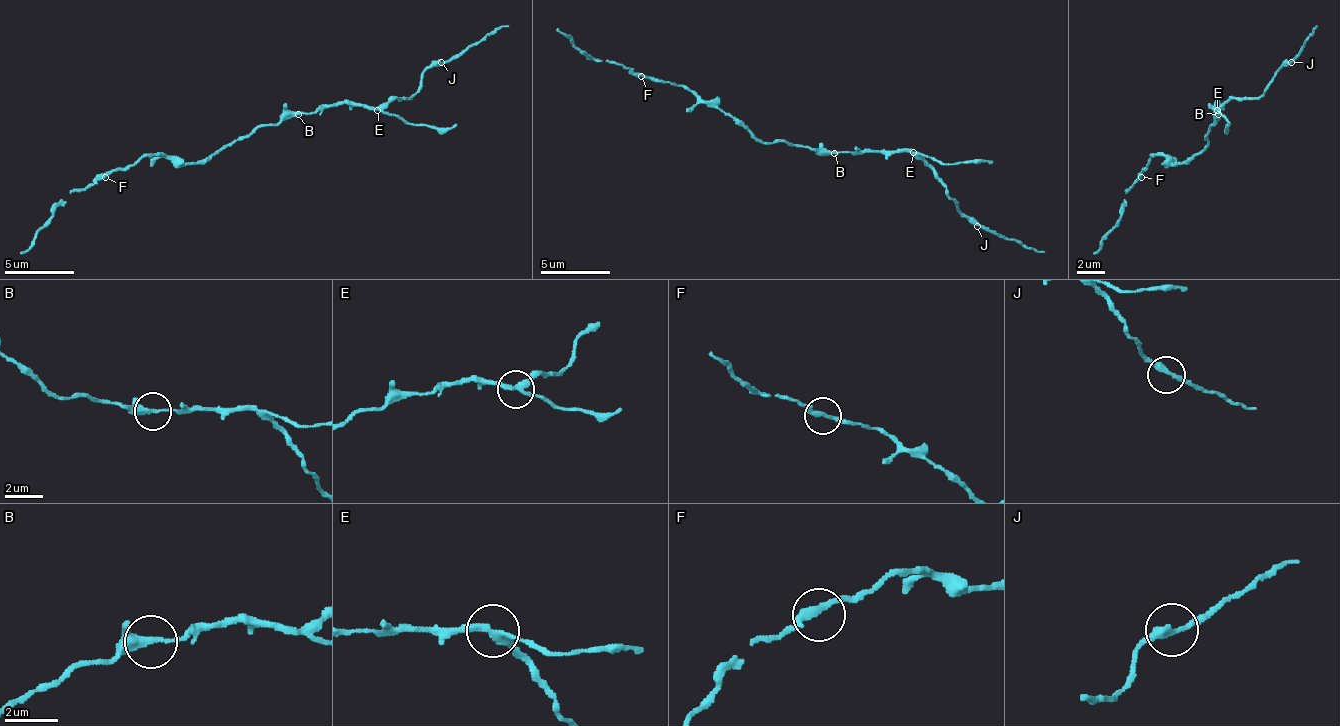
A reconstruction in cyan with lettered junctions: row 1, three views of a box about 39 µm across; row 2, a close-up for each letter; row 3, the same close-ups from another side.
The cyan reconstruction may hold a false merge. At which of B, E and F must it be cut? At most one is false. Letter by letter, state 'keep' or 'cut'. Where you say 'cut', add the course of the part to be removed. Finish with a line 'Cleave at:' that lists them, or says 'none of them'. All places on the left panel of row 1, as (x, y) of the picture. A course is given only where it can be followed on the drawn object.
B: keep
E: cut | (378, 111), (396, 97), (410, 97), (431, 65), (452, 62), (469, 48), (508, 27)
F: keep
Cleave at: E

